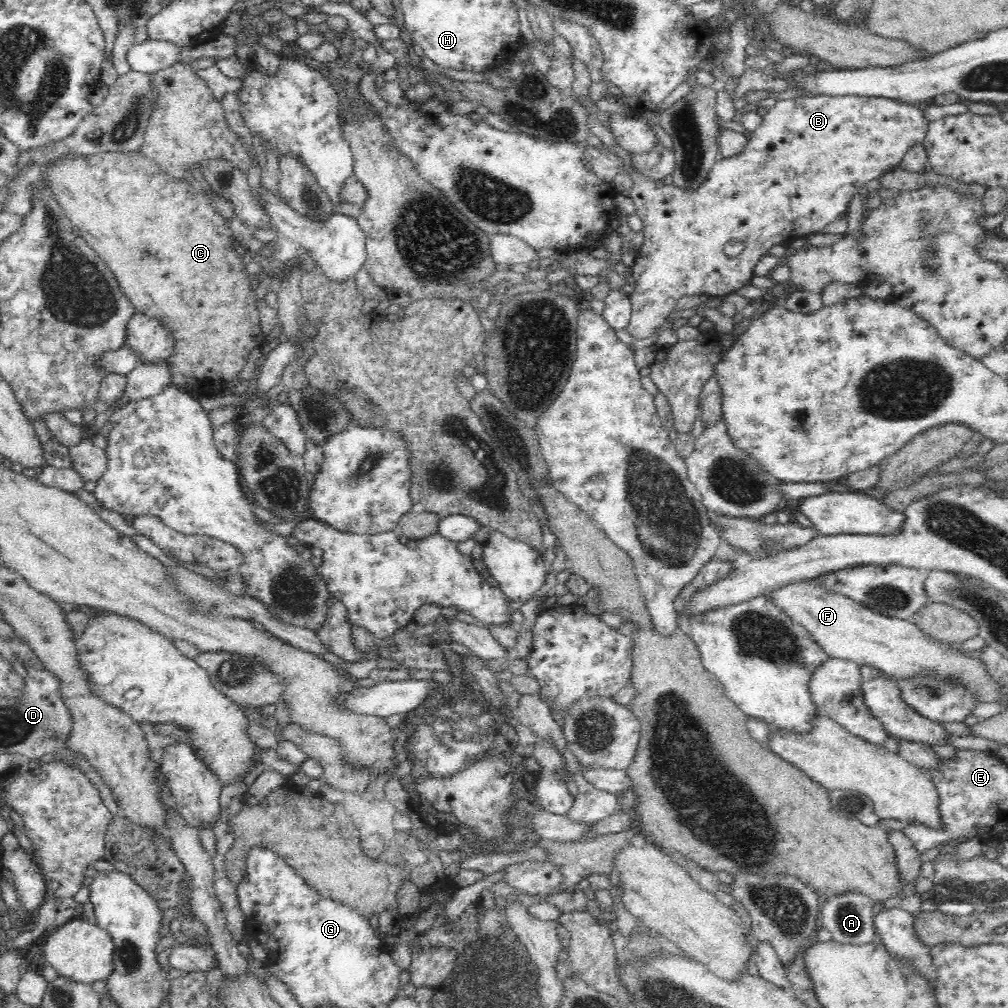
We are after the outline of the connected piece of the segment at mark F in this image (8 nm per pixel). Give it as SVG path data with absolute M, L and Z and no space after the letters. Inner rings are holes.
M818 579L790 581L764 594L776 608L801 624L814 637L828 656L868 665L890 678L909 677L926 669L936 669L938 675L962 681L976 691L980 702L997 702L997 684L991 680L985 663L949 648L949 643L928 636L909 619L886 616L855 601L850 596L830 591Z

